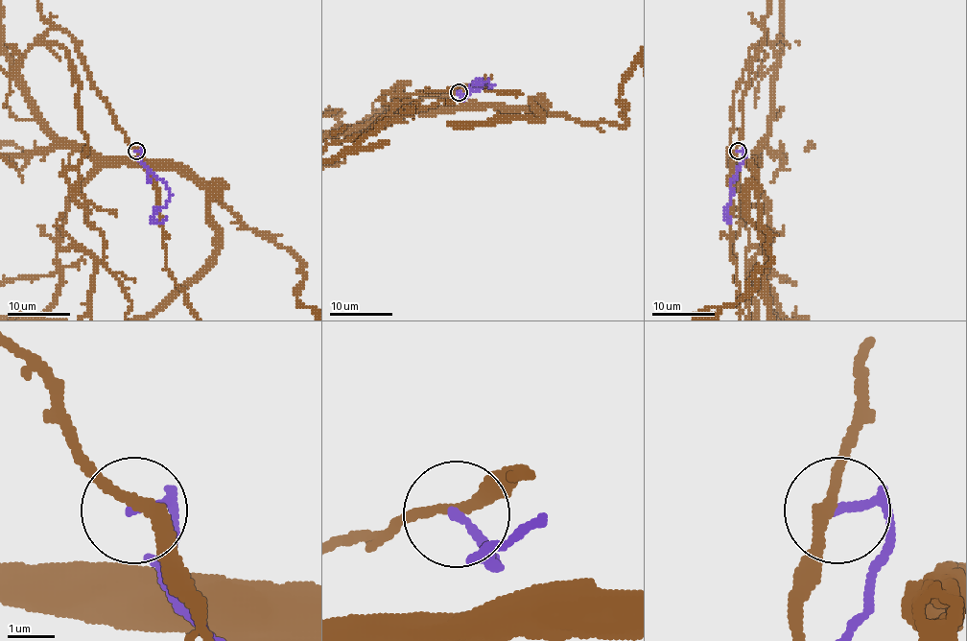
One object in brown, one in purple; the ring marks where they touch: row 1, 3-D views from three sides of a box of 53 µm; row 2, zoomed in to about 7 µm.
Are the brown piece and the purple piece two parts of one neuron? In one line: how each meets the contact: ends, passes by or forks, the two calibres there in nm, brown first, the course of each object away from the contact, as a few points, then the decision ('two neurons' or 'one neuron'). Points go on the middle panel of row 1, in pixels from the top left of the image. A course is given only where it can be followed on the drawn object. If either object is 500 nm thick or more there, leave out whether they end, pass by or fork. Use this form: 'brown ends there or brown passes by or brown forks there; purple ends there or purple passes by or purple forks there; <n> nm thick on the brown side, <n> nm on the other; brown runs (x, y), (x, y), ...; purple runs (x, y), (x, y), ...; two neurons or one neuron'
brown passes by; purple ends there; 260 nm thick on the brown side, 180 nm on the other; purple runs (458, 92), (462, 100), (462, 96), (484, 85), (492, 85), (483, 79), (475, 83), (484, 83), (489, 78); two neurons

